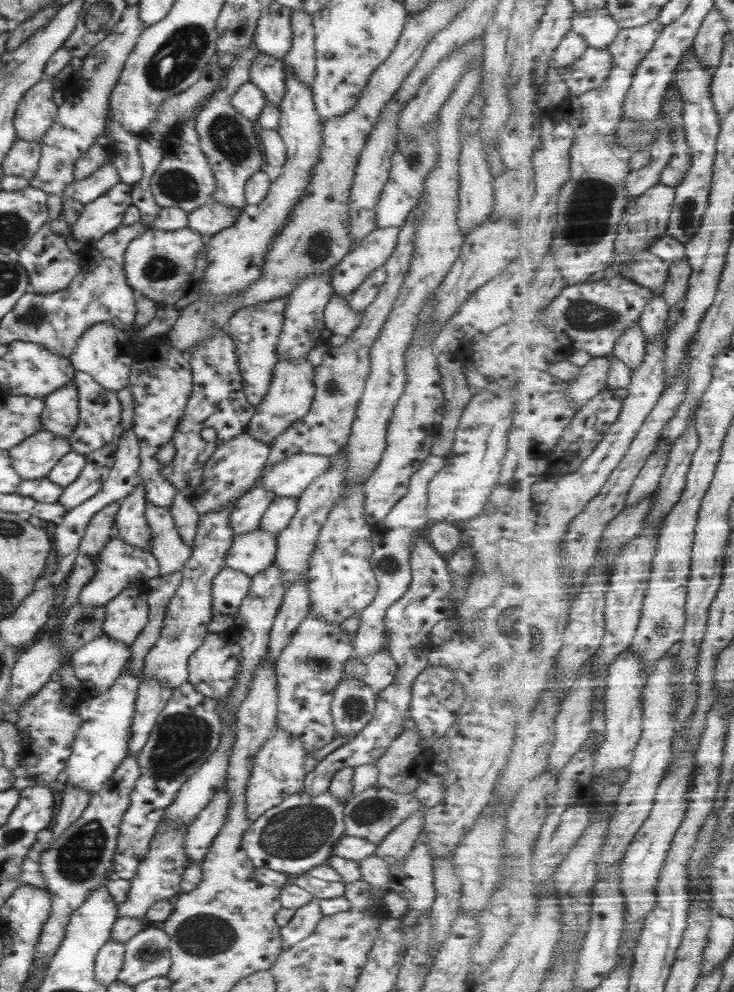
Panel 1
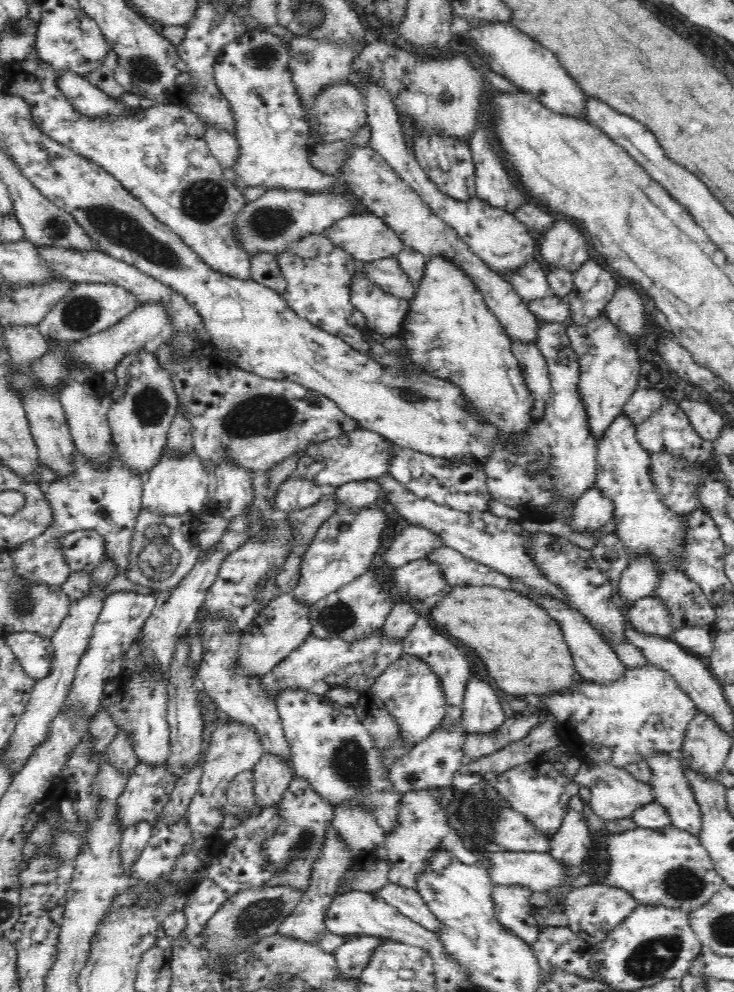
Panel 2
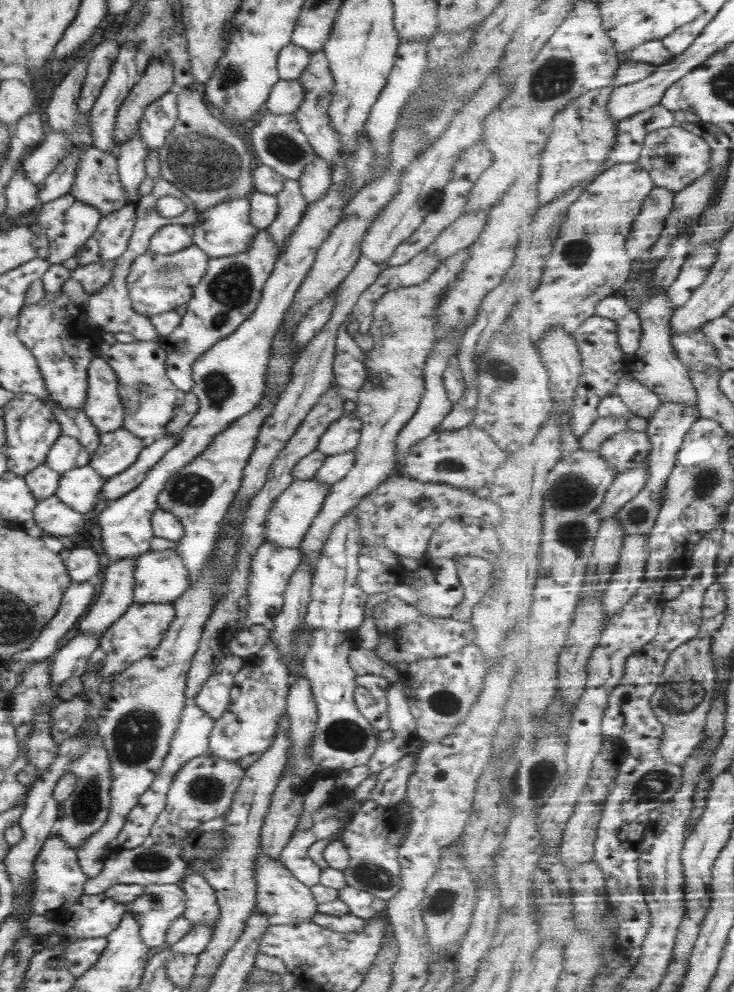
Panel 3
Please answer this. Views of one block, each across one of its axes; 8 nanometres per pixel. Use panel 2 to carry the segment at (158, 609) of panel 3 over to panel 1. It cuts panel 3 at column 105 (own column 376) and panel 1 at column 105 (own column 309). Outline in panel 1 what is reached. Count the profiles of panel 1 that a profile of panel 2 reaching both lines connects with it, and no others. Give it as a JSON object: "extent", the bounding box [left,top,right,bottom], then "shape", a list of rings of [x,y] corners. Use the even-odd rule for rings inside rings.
{"extent":[69,634,129,697],"shape":[[[102,634],[93,637],[70,656],[69,665],[88,697],[103,694],[124,670],[129,646],[113,642]]]}

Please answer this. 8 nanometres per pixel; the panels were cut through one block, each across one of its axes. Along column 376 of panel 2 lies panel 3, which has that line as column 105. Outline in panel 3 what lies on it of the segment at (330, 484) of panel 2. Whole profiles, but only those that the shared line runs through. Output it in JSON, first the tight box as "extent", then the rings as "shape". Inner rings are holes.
{"extent":[88,428,142,480],"shape":[[[122,428],[103,432],[98,447],[89,454],[88,466],[105,480],[133,464],[142,448],[141,439]]]}

